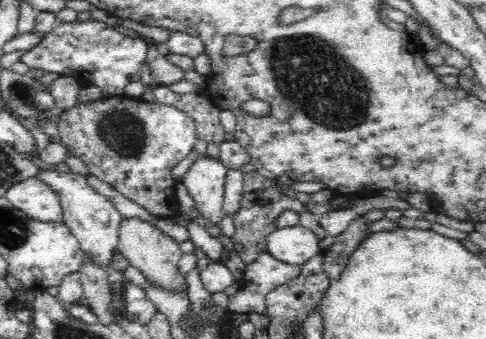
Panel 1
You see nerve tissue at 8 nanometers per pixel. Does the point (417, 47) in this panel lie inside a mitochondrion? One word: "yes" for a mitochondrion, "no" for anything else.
no

